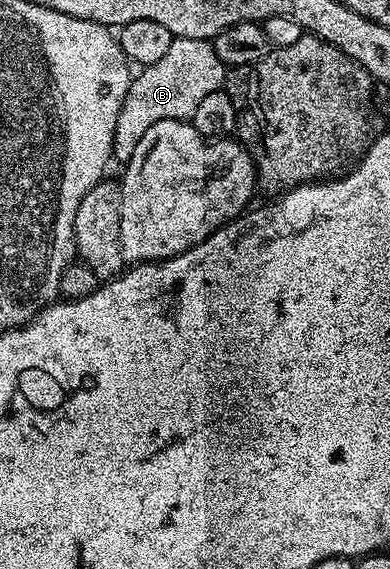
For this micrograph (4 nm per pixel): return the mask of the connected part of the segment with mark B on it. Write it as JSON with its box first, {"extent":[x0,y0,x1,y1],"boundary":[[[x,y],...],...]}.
{"extent":[113,37,226,163],"boundary":[[[174,37],[171,47],[167,47],[167,55],[163,55],[159,63],[144,66],[138,72],[141,74],[132,78],[129,93],[119,111],[119,123],[115,123],[113,157],[121,163],[129,161],[135,151],[135,143],[143,139],[147,127],[163,119],[189,121],[199,103],[224,86],[226,72],[225,64],[213,50],[212,40]]]}

